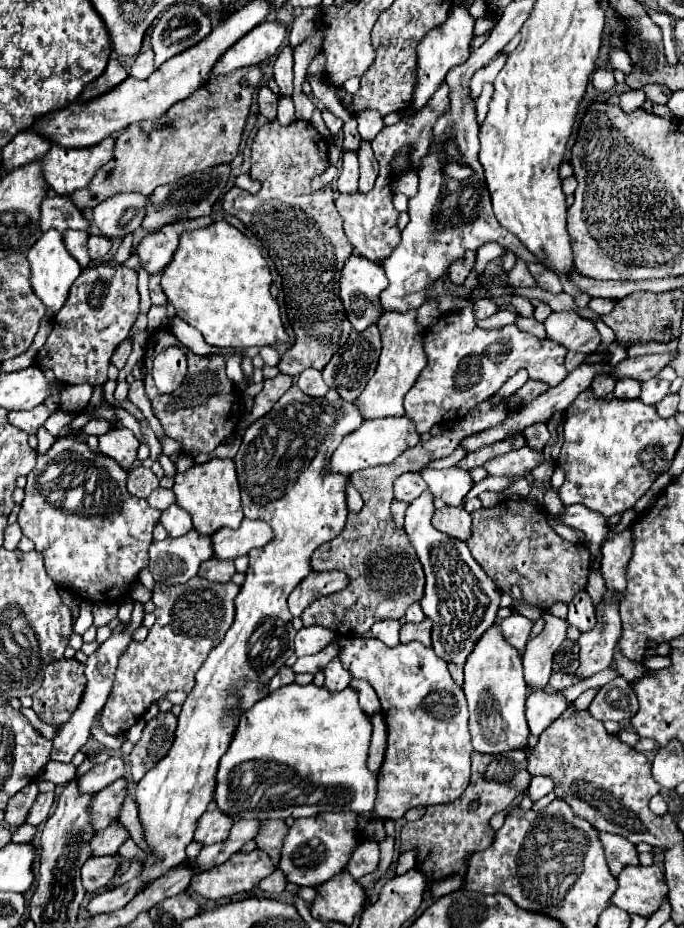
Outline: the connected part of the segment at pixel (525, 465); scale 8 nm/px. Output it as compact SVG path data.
M524 446L520 450L510 452L510 454L492 458L490 462L484 464L484 468L492 476L508 476L508 478L514 478L514 476L524 474L530 468L536 468L540 464L540 460L542 460L542 454L540 452Z

